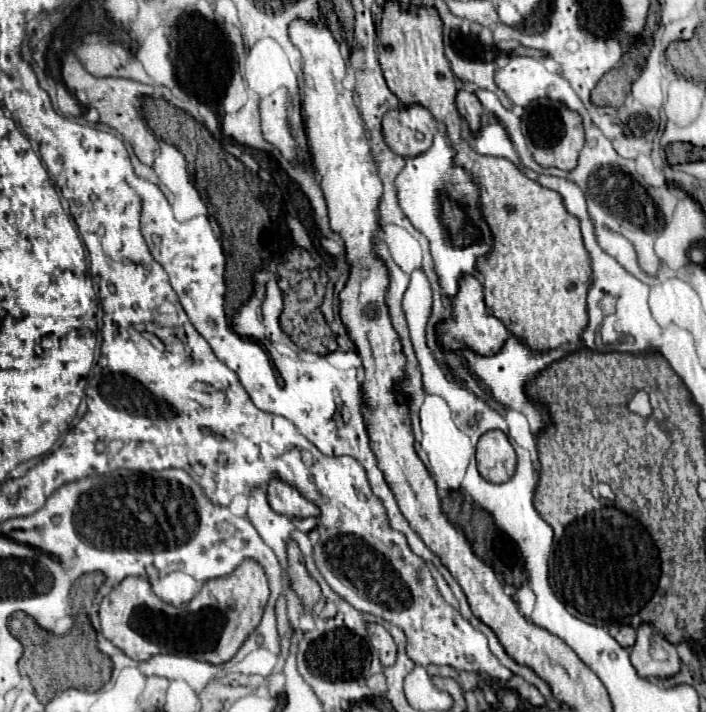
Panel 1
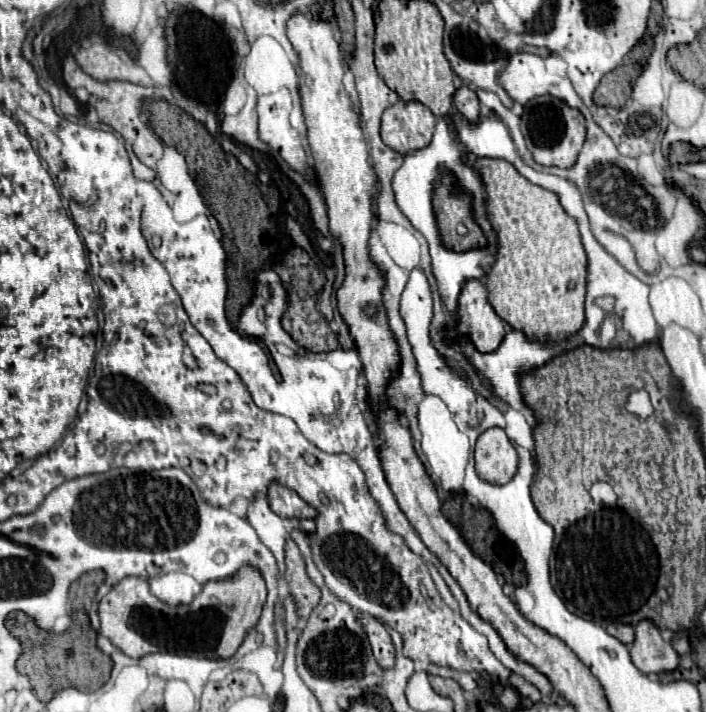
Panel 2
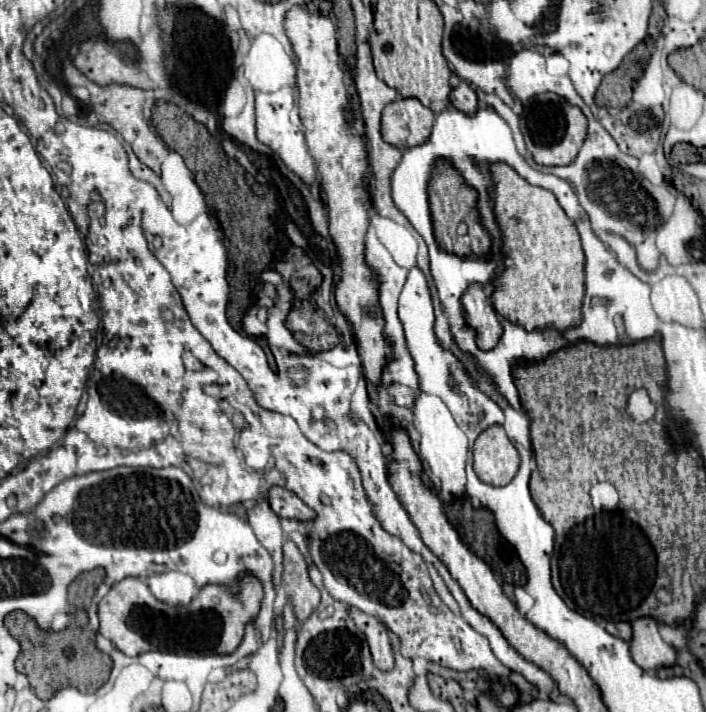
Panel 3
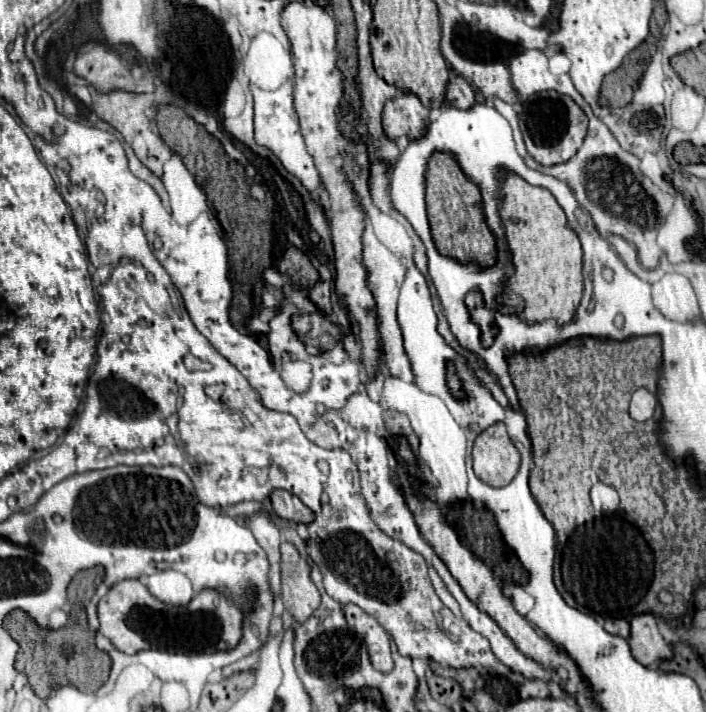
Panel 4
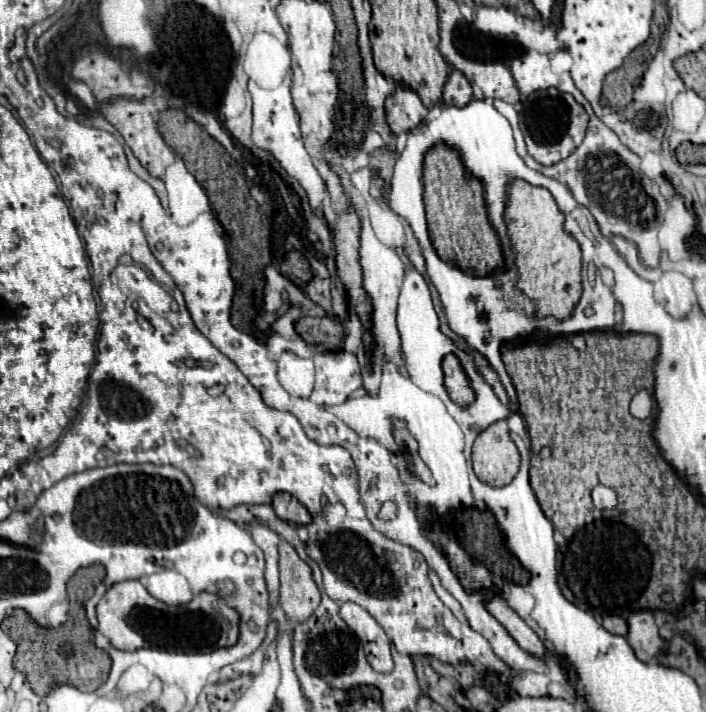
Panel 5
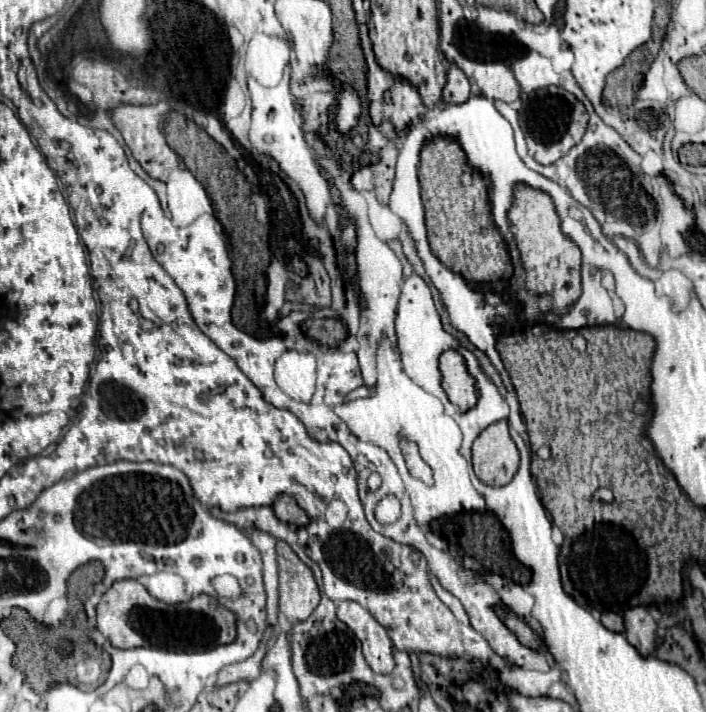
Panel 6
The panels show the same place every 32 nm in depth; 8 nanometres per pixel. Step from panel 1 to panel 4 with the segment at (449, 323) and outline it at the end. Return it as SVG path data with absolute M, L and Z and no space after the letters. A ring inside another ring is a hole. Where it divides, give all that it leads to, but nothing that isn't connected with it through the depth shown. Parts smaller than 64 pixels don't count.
M474 292L466 296L466 304L470 304L470 312L474 312L474 320L482 324L482 332L486 332L486 336L482 336L482 344L486 344L488 348L490 344L494 344L494 340L490 340L490 336L494 336L494 328L490 328L490 320L494 320L494 312L490 312L490 308L482 304L482 296L474 296Z

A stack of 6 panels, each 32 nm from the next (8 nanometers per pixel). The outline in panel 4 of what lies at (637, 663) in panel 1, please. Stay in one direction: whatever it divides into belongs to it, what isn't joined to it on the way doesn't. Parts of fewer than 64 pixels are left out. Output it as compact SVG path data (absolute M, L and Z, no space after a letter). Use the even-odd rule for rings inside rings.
M642 614L630 620L630 650L632 656L646 666L654 666L660 660L670 660L672 654L672 646L664 642L664 638L658 632L656 626L656 618L652 614Z

